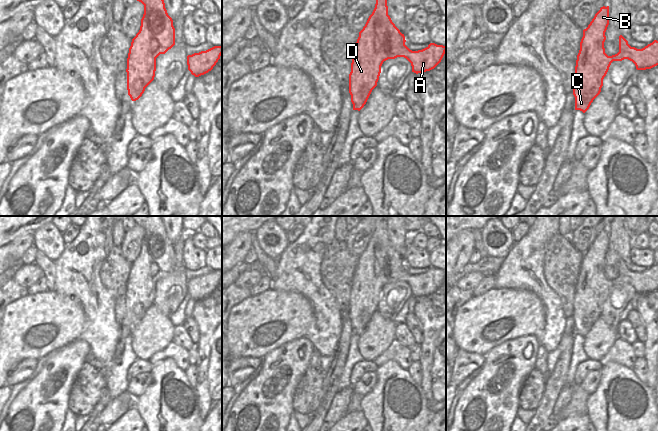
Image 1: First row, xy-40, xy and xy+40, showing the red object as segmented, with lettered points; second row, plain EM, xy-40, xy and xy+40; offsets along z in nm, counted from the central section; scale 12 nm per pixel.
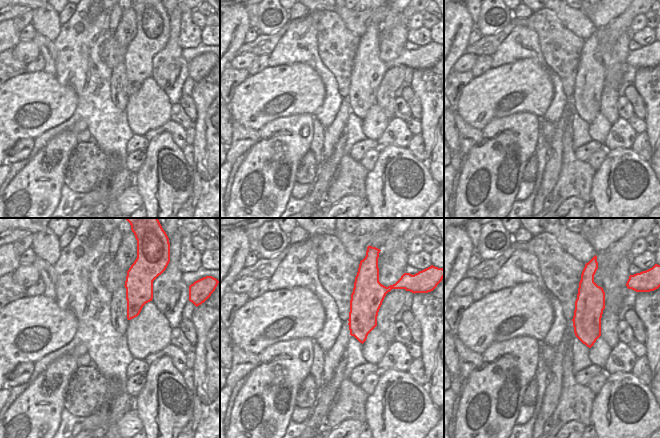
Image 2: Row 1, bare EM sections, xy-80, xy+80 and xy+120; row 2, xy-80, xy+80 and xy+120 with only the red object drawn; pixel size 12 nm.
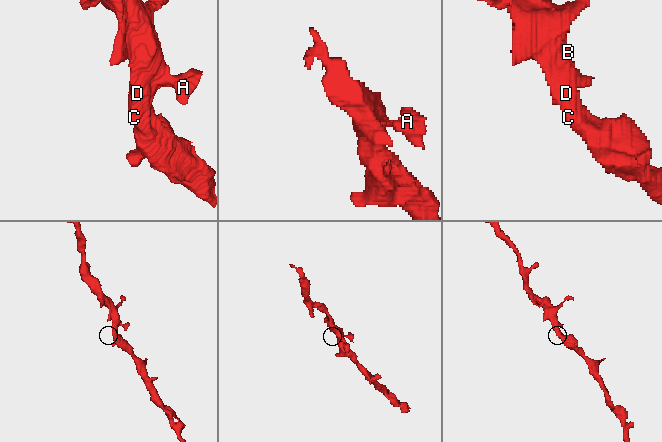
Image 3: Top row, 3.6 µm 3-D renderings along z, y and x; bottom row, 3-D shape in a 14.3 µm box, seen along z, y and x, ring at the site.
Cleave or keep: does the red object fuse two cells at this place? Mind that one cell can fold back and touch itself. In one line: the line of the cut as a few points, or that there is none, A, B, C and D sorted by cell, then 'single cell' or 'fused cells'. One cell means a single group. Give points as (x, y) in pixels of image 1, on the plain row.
cut none; groups A B C D; single cell

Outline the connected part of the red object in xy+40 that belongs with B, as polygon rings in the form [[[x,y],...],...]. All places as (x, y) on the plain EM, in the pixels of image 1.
[[[609,230],[601,231],[586,253],[583,254],[583,261],[580,266],[580,274],[577,279],[575,298],[573,300],[573,319],[575,321],[575,334],[585,337],[593,324],[600,318],[603,310],[603,303],[613,285],[628,283],[632,285],[637,294],[651,293],[658,289],[658,265],[654,264],[642,273],[631,271],[628,265],[619,260],[619,276],[608,280],[605,277],[604,266],[605,256],[609,249]]]

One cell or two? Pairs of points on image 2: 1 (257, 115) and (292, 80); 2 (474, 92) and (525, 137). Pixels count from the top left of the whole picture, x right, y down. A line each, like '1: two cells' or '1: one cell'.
1: one cell
2: two cells

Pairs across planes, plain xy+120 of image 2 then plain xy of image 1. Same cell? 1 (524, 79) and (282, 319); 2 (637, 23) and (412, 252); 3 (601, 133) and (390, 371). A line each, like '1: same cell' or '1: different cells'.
1: same cell
2: different cells
3: different cells

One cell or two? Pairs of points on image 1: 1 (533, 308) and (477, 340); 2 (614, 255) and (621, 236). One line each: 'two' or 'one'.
1: one
2: one

